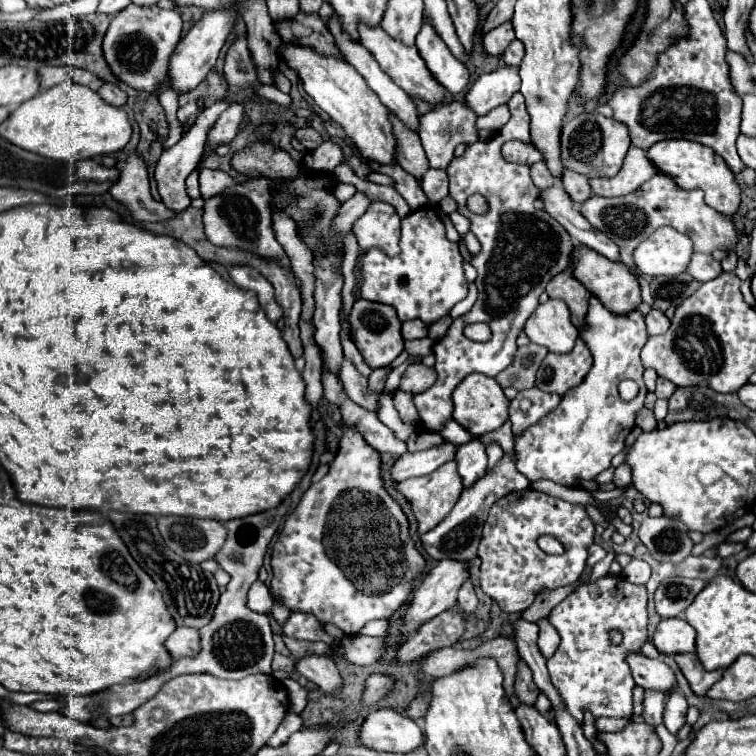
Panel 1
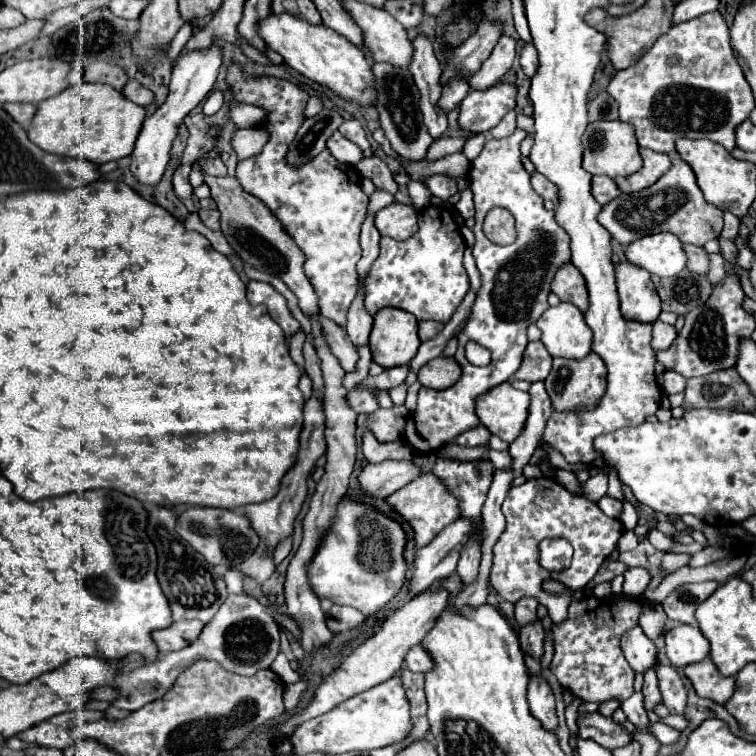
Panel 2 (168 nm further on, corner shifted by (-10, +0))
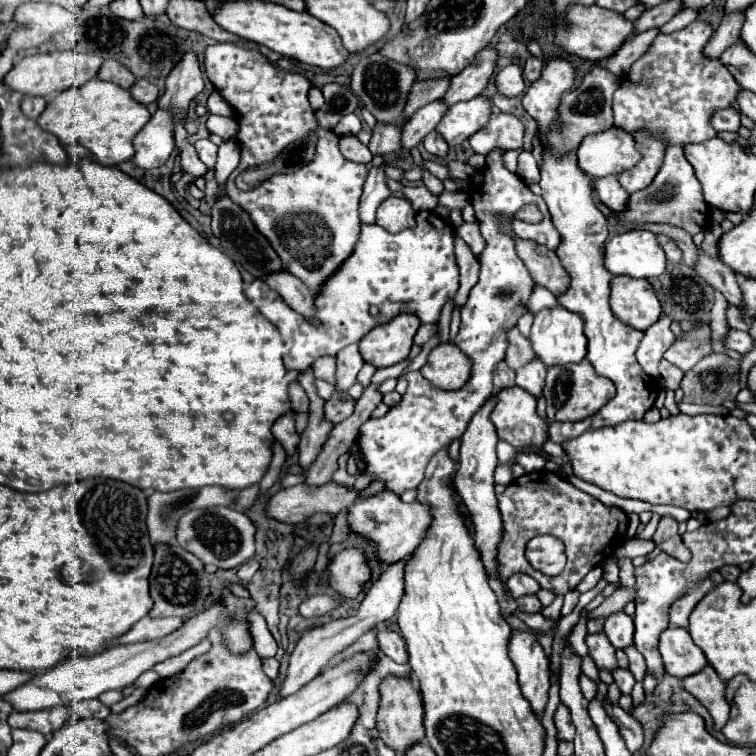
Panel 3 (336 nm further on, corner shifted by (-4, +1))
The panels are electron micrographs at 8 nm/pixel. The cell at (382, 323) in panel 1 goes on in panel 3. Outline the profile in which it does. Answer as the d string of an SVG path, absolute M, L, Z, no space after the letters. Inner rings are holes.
M399 314L397 318L373 328L359 342L359 350L365 362L375 368L387 368L405 360L411 352L413 336L421 322L417 316Z

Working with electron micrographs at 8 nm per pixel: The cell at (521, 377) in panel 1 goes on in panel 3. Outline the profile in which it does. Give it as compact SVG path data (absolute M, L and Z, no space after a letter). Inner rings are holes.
M513 328L509 332L509 350L507 350L507 358L505 358L507 366L511 370L519 370L525 364L529 364L533 358L535 358L535 354L531 348L531 342L527 338L523 338L517 328Z

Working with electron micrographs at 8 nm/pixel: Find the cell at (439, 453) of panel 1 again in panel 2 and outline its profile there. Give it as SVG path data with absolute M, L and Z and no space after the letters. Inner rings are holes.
M383 461L377 465L365 465L359 475L359 489L373 499L385 499L411 479L419 477L419 469L411 461Z

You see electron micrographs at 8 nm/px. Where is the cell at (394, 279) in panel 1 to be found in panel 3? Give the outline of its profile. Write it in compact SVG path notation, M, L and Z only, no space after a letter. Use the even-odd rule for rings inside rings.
M431 210L417 212L415 220L417 220L415 228L409 228L399 234L389 234L387 230L383 230L377 224L361 226L361 236L357 242L357 250L353 250L353 258L349 258L349 262L345 262L345 266L339 270L339 274L335 274L333 280L329 280L325 284L325 290L321 290L321 294L317 296L317 318L321 320L321 328L309 326L309 322L305 322L297 312L289 310L289 306L285 306L283 298L275 290L271 290L263 280L257 278L251 282L251 286L245 290L245 296L257 306L257 310L271 324L275 324L279 328L283 346L285 346L283 360L285 360L287 370L303 372L305 368L313 366L313 362L319 356L327 356L327 354L335 356L347 344L359 342L373 326L389 322L397 314L415 314L421 322L439 320L443 304L453 298L453 294L457 292L457 286L459 286L459 274L457 274L457 264L455 264L455 254L453 254L455 228L451 228L451 224L443 216L439 218Z

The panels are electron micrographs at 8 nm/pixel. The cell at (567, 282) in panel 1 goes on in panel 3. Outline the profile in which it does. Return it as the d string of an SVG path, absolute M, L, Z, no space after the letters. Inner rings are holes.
M517 240L517 254L525 262L537 286L551 290L555 296L569 288L571 278L553 250L545 250L545 246L527 240Z

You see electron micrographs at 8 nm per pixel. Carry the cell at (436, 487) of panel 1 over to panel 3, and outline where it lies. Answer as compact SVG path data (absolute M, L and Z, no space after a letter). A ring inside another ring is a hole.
M381 490L375 496L361 498L349 510L349 528L373 540L381 562L397 562L403 560L405 556L411 556L425 538L425 532L429 530L431 522L433 522L433 514L429 504L423 502L405 504L393 490Z

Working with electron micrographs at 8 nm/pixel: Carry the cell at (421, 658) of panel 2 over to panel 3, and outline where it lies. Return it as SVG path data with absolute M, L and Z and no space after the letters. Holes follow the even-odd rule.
M383 630L383 632L377 632L377 642L379 642L379 648L385 656L389 656L391 660L395 660L397 664L407 664L409 658L407 658L407 648L405 648L405 640L393 632L393 630Z

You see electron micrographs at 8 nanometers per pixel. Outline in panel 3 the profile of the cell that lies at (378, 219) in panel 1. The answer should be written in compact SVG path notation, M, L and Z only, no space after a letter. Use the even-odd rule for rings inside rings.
M389 196L381 206L377 208L377 224L385 228L391 234L397 234L401 230L415 226L415 210L405 198Z

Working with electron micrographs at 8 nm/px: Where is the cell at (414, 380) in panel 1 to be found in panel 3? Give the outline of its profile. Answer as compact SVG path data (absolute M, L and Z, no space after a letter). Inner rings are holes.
M445 342L431 350L421 374L441 390L459 390L469 380L471 360L455 344Z

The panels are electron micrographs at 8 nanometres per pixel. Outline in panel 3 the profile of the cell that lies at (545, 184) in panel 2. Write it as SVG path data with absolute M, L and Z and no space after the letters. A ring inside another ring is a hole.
M521 152L519 154L519 168L517 168L517 174L519 178L531 186L531 184L537 184L537 178L539 178L539 168L537 168L537 162L533 158L531 152Z

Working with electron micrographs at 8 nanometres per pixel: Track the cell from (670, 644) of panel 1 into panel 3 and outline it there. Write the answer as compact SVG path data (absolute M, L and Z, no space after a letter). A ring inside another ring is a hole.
M669 626L661 634L659 652L663 656L663 664L665 664L667 674L677 676L677 678L685 678L689 674L695 674L707 664L703 650L693 642L687 628Z

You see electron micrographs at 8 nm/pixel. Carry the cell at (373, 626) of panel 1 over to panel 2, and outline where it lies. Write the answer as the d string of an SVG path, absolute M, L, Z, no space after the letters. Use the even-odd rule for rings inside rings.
M333 605L327 613L327 627L333 633L359 627L359 625L363 625L363 621L365 621L365 615L361 611L355 611L353 607L347 607L347 605Z

